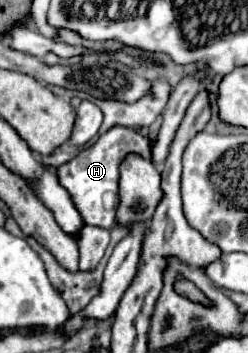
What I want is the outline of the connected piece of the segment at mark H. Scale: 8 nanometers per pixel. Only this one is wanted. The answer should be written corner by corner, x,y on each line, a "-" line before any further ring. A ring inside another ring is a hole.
111,127
111,131
103,133
91,147
83,149
75,159
55,169
59,183
63,183
63,189
71,195
71,199
75,199
75,207
79,207
79,215
83,215
87,225
97,225
103,229
113,227
115,209
119,203
119,163
123,163
123,159
131,153
151,159
149,137
129,127

